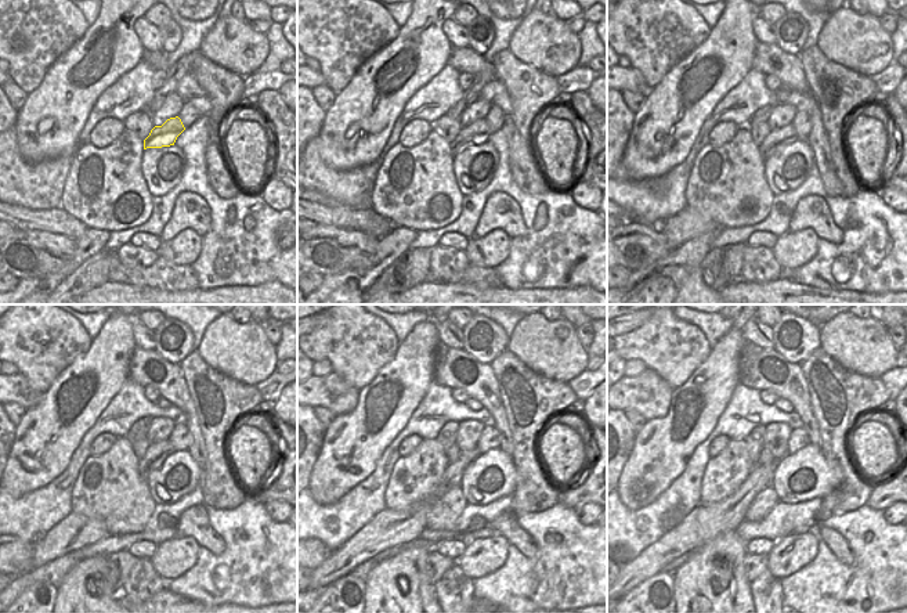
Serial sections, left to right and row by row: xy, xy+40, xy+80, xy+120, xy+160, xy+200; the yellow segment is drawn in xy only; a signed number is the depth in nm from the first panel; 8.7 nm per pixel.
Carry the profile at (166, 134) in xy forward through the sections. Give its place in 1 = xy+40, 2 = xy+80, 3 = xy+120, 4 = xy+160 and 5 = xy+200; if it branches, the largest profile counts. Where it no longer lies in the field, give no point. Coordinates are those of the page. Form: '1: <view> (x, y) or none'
1: xy+40 (477, 133)
2: xy+80 (781, 137)
3: xy+120 (155, 454)
4: xy+160 (387, 529)
5: xy+200 (705, 522)

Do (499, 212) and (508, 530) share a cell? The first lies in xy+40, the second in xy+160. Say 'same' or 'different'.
same

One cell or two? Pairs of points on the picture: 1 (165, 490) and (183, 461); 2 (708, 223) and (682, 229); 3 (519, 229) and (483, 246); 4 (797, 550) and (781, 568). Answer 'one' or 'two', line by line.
1: one
2: one
3: two
4: one

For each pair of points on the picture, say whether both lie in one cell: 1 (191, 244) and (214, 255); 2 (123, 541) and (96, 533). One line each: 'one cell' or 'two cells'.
1: two cells
2: two cells

